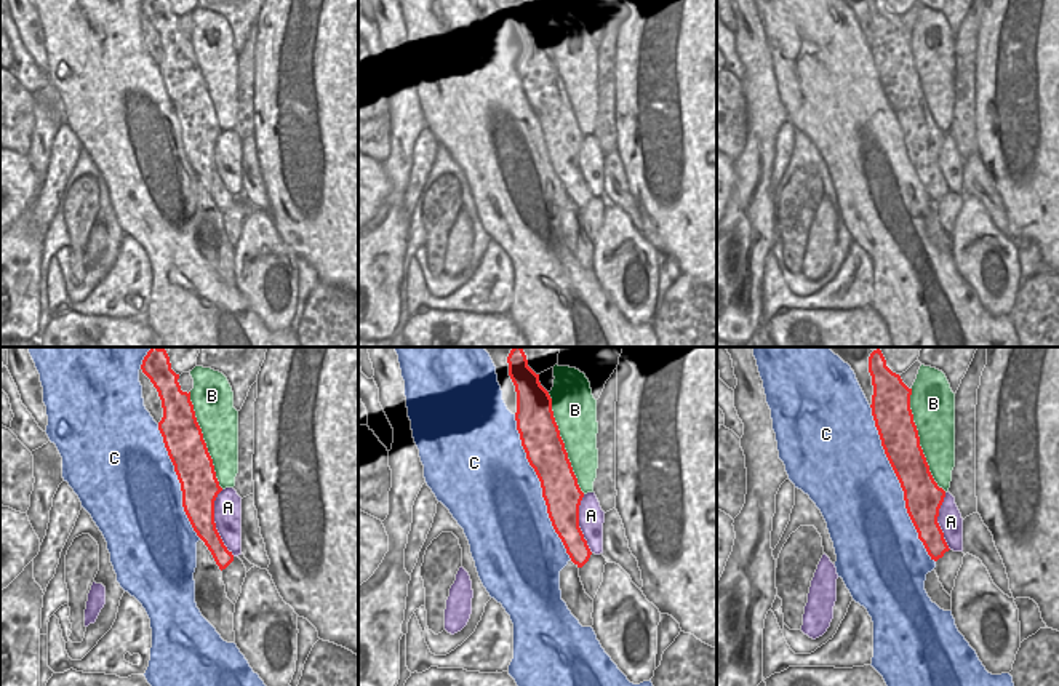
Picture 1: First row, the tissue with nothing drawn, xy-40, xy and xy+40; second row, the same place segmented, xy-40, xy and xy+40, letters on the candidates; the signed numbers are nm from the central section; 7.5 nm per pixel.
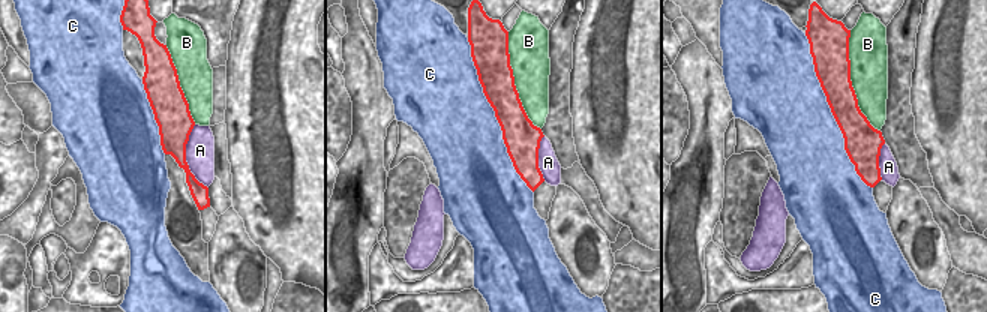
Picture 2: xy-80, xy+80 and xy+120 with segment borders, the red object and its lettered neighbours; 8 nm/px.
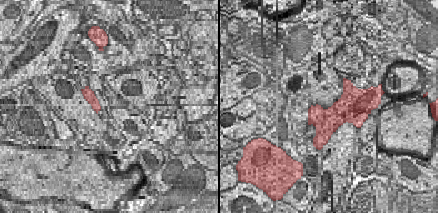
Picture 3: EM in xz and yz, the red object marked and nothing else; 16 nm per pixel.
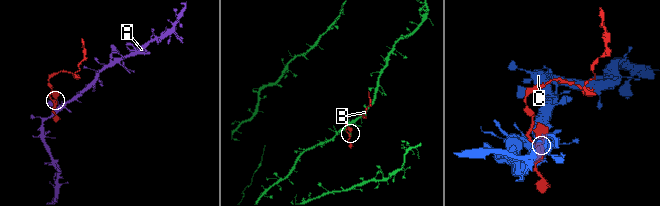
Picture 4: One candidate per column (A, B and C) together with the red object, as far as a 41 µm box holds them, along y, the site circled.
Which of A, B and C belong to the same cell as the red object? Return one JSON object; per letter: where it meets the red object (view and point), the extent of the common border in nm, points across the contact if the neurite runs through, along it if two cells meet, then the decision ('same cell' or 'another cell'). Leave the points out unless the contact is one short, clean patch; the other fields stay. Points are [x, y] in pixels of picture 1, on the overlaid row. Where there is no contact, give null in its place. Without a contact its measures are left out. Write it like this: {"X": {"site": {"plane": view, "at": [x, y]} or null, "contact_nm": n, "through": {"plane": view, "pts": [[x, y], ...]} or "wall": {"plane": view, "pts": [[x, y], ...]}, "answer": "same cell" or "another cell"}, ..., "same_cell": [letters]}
{"A": {"site": {"plane": "xy-40", "at": [215, 523]}, "contact_nm": 500, "answer": "another cell"}, "B": {"site": {"plane": "xy+40", "at": [919, 442]}, "contact_nm": 800, "answer": "another cell"}, "C": {"site": {"plane": "xy+40", "at": [899, 482]}, "contact_nm": 1300, "answer": "another cell"}, "same_cell": []}

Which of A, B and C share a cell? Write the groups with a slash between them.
A / B / C

